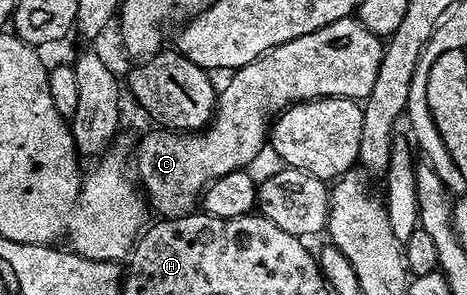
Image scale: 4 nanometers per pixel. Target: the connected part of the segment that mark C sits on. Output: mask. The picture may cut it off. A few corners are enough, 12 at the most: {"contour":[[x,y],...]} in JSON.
{"contour":[[350,16],[232,71],[204,130],[153,128],[162,219],[245,170],[296,103],[364,101],[380,37]]}

